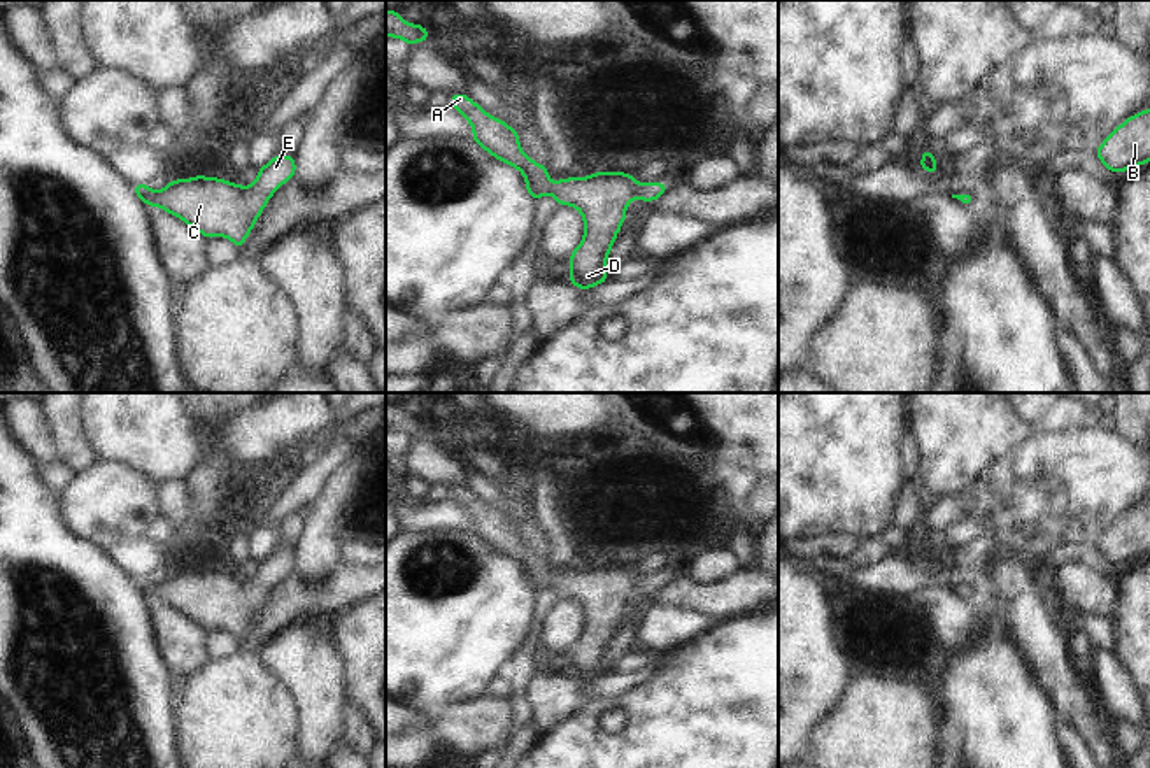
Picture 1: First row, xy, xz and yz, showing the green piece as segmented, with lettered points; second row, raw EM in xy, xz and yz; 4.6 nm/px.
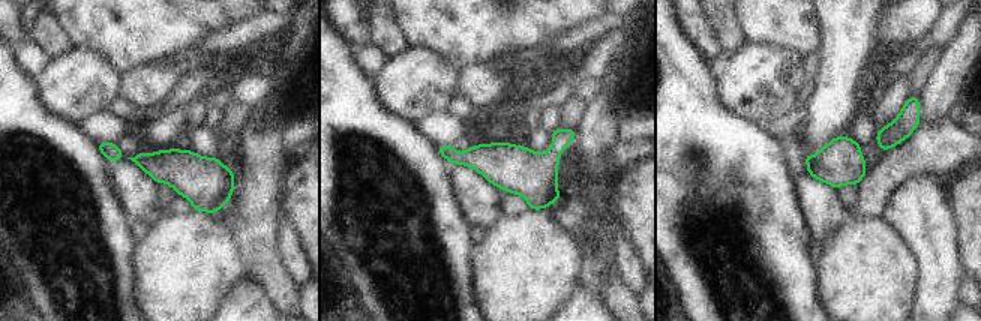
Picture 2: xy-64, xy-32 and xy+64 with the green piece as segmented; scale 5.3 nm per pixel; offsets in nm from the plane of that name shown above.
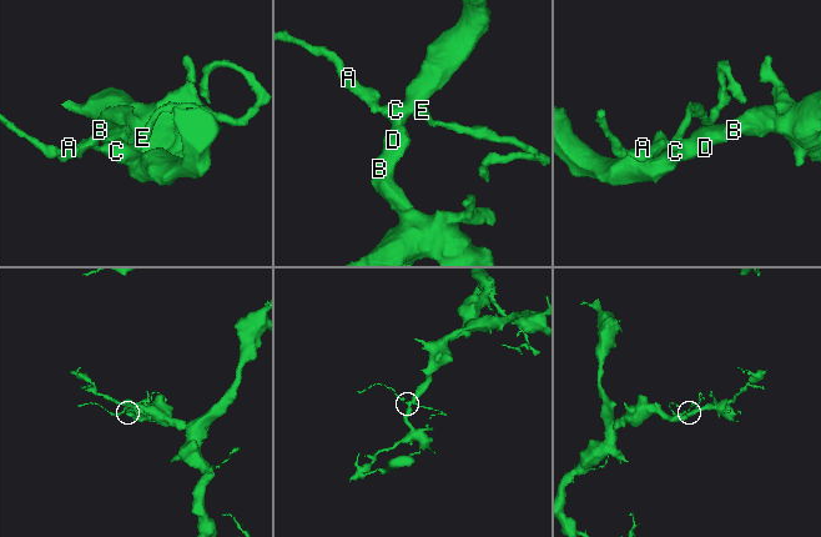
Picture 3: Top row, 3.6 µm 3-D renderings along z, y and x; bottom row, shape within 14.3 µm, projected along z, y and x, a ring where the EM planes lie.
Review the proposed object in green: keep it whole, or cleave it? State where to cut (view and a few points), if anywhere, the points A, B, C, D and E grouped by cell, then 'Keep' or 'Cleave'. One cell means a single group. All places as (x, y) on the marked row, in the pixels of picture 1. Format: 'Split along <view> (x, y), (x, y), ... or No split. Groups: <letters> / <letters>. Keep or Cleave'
No split. Groups: A B C D E. Keep.

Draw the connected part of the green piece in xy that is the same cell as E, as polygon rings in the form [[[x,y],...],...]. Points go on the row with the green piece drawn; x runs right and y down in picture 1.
[[[275,154],[258,168],[258,177],[249,188],[202,174],[168,181],[160,193],[154,193],[147,182],[131,188],[149,209],[160,205],[205,238],[226,237],[242,249],[270,196],[295,174],[295,156]]]

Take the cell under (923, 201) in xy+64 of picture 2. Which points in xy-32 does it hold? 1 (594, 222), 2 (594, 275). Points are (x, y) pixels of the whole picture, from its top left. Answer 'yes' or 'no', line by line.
1: no
2: yes

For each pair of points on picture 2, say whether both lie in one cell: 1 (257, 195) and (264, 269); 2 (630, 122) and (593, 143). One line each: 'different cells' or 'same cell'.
1: same cell
2: different cells

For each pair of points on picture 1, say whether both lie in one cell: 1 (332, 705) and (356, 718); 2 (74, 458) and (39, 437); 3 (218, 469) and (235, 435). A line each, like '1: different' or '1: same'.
1: different
2: different
3: different

